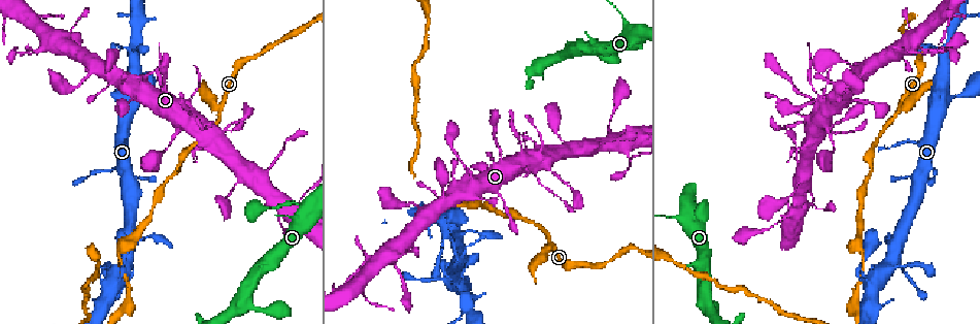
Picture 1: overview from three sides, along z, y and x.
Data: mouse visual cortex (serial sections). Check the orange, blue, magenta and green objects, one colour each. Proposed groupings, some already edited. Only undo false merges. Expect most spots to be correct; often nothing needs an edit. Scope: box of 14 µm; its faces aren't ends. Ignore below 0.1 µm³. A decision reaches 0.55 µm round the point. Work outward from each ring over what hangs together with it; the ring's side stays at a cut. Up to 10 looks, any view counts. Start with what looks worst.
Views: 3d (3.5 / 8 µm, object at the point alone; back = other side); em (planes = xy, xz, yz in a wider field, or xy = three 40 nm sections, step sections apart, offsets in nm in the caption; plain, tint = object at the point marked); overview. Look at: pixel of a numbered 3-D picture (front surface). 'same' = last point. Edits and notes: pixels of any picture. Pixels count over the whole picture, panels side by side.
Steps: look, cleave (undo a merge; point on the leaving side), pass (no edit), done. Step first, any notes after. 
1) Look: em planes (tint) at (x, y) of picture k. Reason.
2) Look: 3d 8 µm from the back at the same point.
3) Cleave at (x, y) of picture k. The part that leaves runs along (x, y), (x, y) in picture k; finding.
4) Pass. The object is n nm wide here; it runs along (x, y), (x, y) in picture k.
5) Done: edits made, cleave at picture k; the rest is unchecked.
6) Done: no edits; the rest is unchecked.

Look: 3d 3.5 µm at (813, 200) of picture 1. Calibre changes.

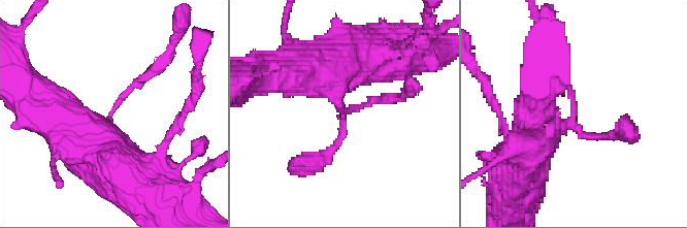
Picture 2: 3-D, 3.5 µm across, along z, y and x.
Look: em planes (tint) at (572, 118) of picture 2.

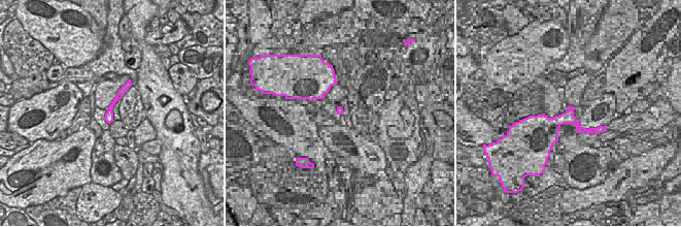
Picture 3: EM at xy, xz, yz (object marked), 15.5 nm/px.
Pass. It runs along (128, 85), (110, 106), (108, 120) in picture 3; all the same cell.

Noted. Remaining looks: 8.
Look: 3d 3.5 µm at (548, 246) of picture 1. Sharp bend.

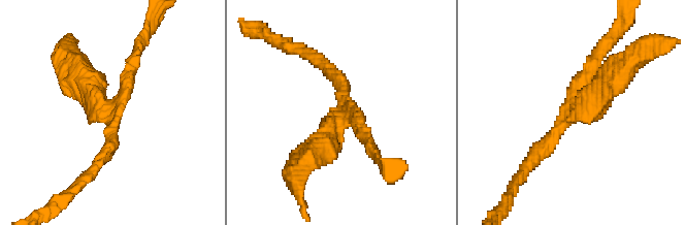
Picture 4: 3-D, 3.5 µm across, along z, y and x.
Look: em xy step 5 (tint) at (113, 106) of picture 4. 3 arms meet here; the arms are 200, 200, 400 nm wide.

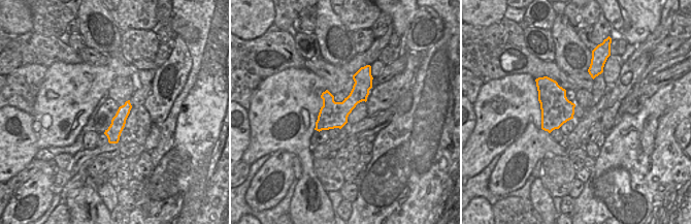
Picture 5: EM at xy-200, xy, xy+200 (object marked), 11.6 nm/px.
Pass. All the same cell.

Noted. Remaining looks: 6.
Look: 3d 3.5 µm at (888, 268) of picture 1. Thin neck.

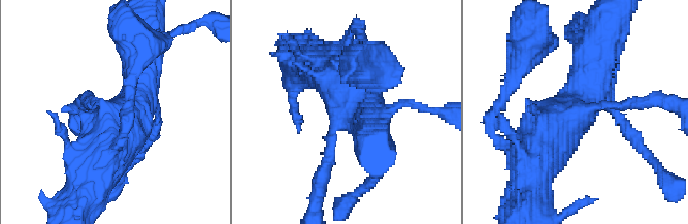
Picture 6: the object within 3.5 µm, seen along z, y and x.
Look: em xy step 5 (tint) at (347, 115) of picture 6. Now the EM.

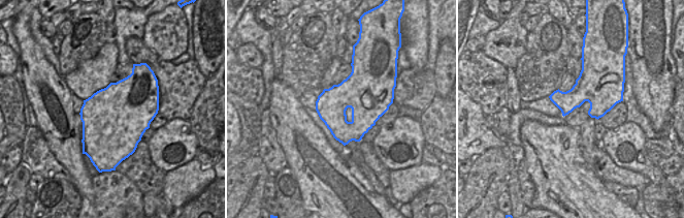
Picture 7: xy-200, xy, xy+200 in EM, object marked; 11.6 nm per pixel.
Pass. The object is 650 nm wide here; it runs along (599, 43), (536, 157) in picture 6; all the same cell.

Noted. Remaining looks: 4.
Look: 3d 8 µm from the back at (810, 96) of picture 1. Sudden change in width.

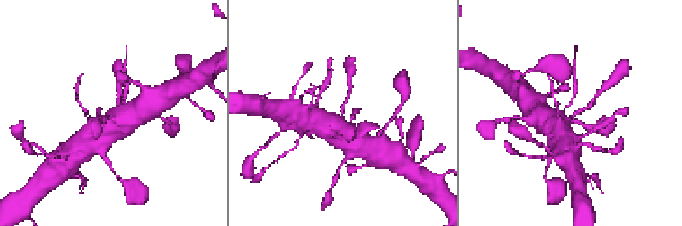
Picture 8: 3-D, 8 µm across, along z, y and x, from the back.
Look: 3d 3.5 µm at (343, 110) of picture 8.

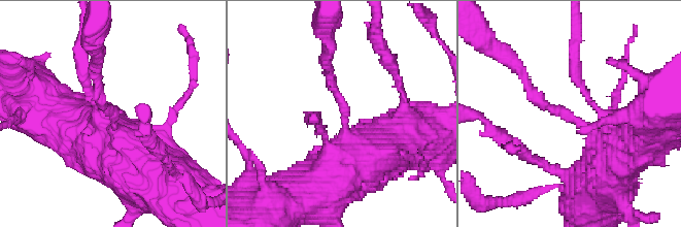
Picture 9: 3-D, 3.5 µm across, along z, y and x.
Pass. The arms are 150, 600 nm wide; it runs along (328, 179), (346, 160), (343, 104), (328, 68) in picture 9; continuous, no second cell.

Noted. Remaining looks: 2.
Done: no edits; the rest is unchecked.

